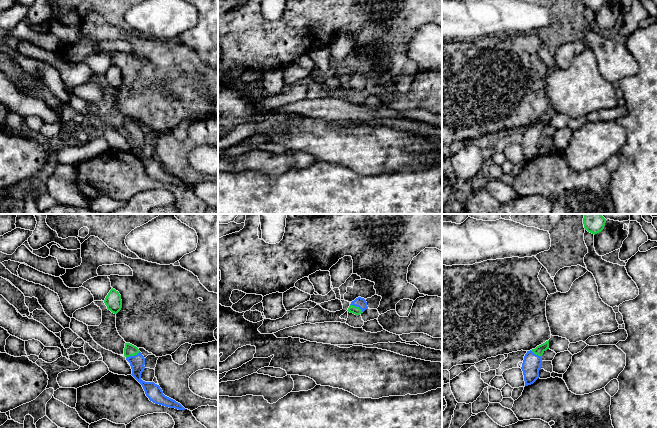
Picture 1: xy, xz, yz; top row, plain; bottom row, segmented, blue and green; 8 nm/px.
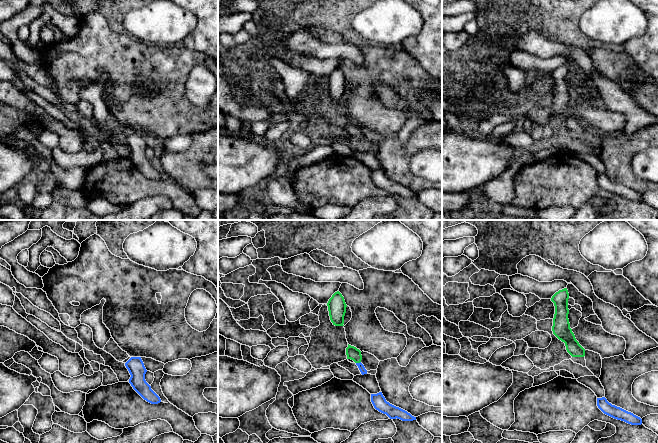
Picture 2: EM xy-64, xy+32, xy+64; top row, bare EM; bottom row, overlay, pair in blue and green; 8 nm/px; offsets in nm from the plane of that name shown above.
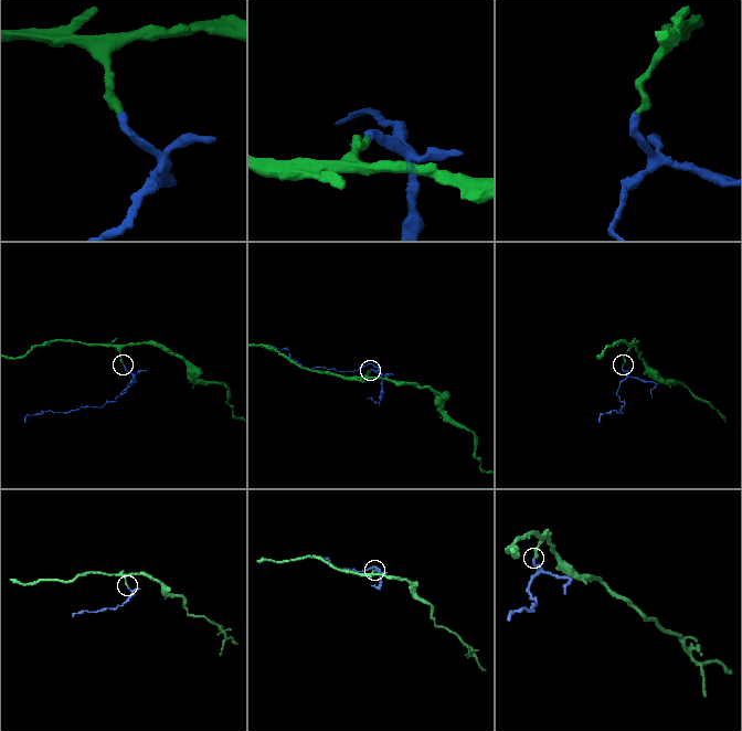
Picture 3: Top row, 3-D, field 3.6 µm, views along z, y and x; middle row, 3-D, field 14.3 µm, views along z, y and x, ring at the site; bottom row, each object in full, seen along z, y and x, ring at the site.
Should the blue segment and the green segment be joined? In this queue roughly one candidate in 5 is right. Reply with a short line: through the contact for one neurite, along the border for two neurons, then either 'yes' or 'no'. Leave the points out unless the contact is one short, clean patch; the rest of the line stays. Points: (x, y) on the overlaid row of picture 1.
line xy (137, 362), (132, 356), (130, 350); yes

